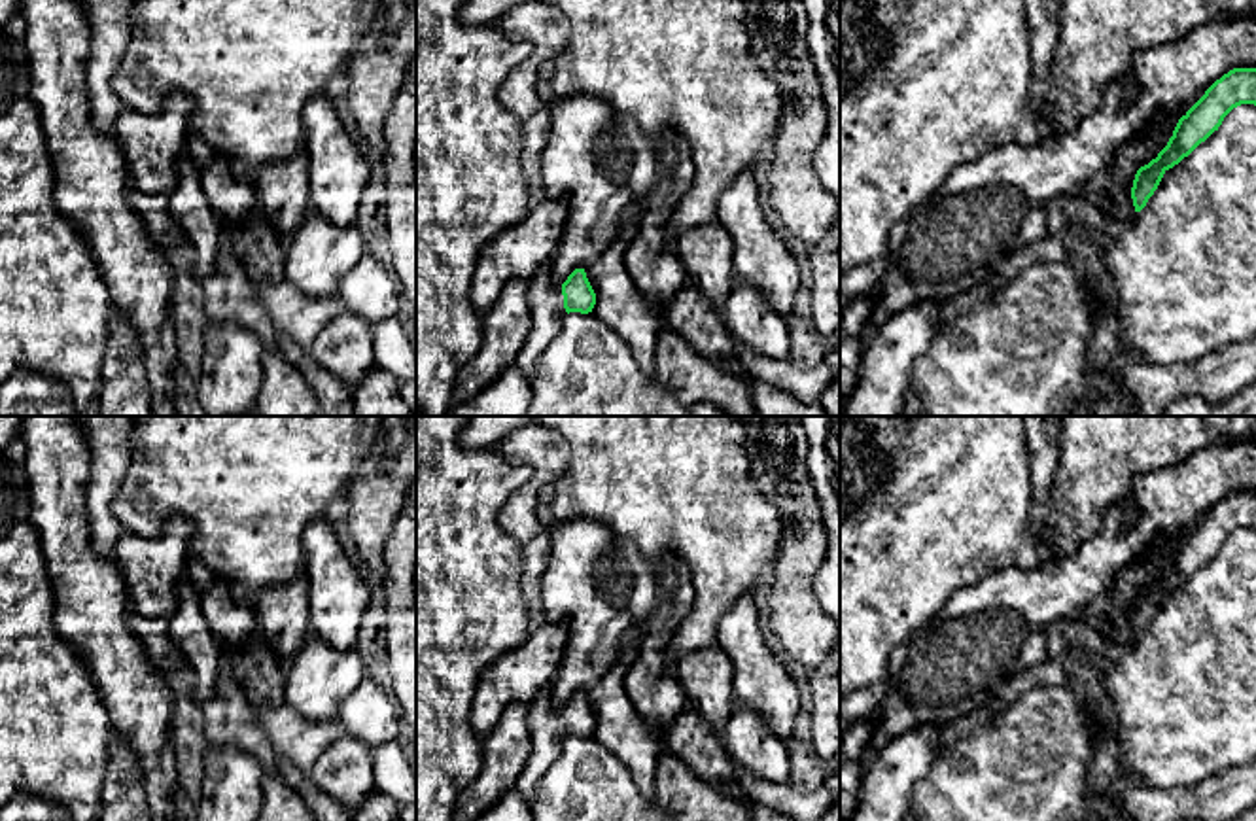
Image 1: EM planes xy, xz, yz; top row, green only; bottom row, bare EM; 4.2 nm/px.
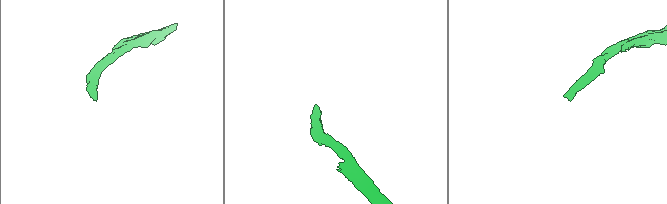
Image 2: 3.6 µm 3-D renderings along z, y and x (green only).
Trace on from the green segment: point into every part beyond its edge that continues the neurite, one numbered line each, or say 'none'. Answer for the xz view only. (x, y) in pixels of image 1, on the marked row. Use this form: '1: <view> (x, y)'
1: xz (545, 299)

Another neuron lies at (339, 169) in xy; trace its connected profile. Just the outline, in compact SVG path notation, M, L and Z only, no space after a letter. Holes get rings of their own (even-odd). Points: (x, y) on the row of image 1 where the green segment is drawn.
M325 93L310 98L301 115L310 206L333 225L346 227L356 221L361 193L378 174L376 161L344 131Z

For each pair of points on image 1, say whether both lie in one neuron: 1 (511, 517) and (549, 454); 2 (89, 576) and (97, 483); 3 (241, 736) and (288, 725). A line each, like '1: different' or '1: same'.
1: same
2: different
3: different

